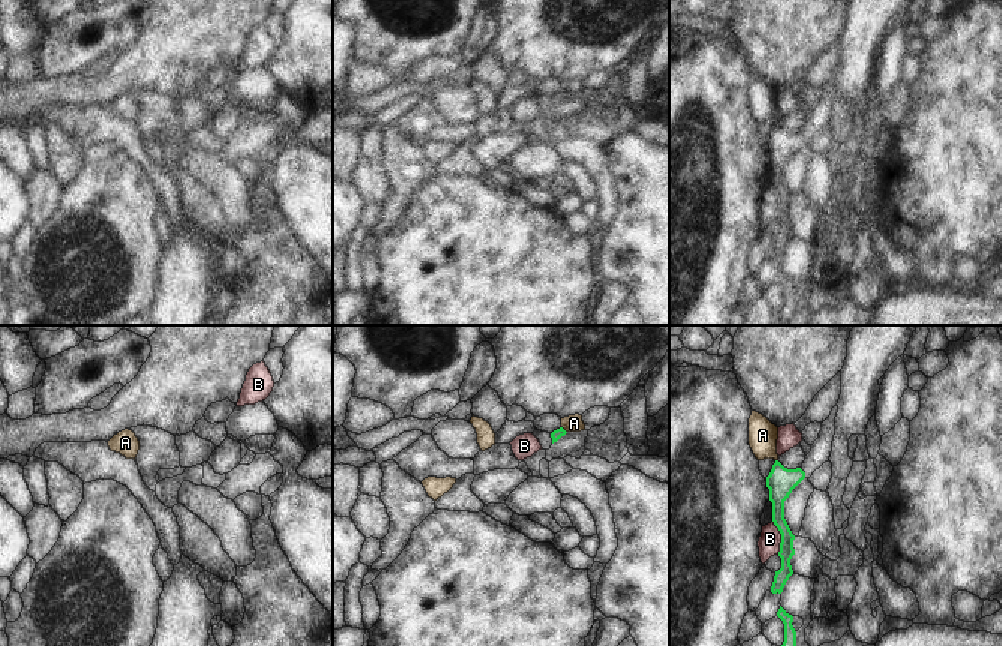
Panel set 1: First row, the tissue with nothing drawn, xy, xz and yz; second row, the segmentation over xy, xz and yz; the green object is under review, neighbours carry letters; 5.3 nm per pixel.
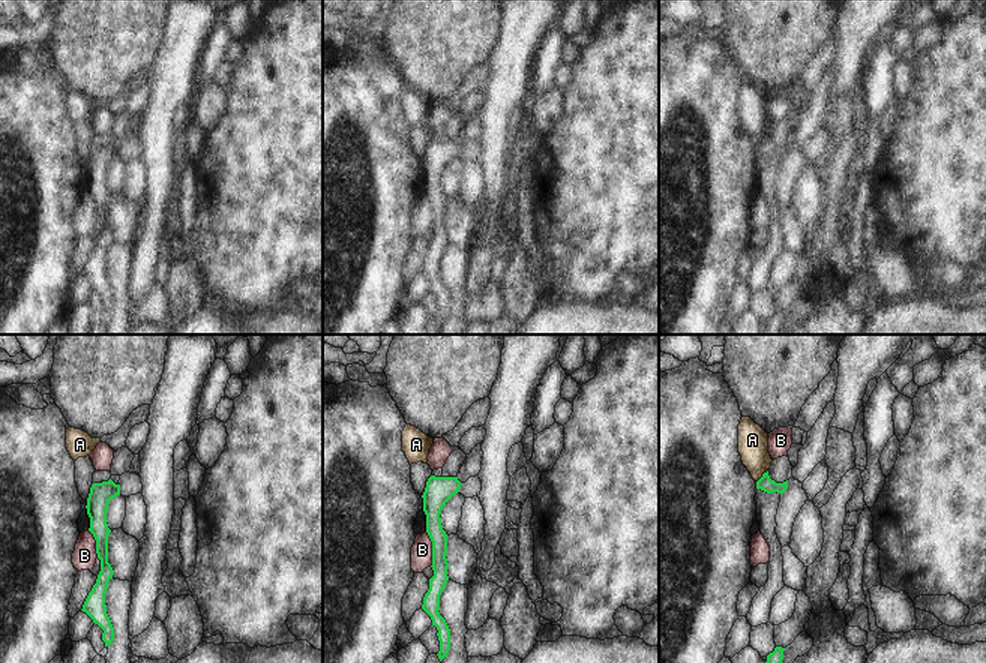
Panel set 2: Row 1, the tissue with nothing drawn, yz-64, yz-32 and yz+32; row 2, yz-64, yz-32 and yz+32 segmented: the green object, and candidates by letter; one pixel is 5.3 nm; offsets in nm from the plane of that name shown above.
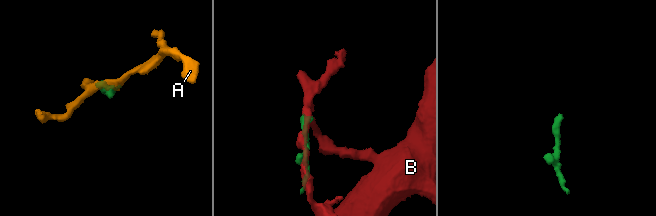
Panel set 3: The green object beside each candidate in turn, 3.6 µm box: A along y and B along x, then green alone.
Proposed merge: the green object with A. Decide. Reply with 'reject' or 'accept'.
reject

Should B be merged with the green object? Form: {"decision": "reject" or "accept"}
{"decision": "reject"}

